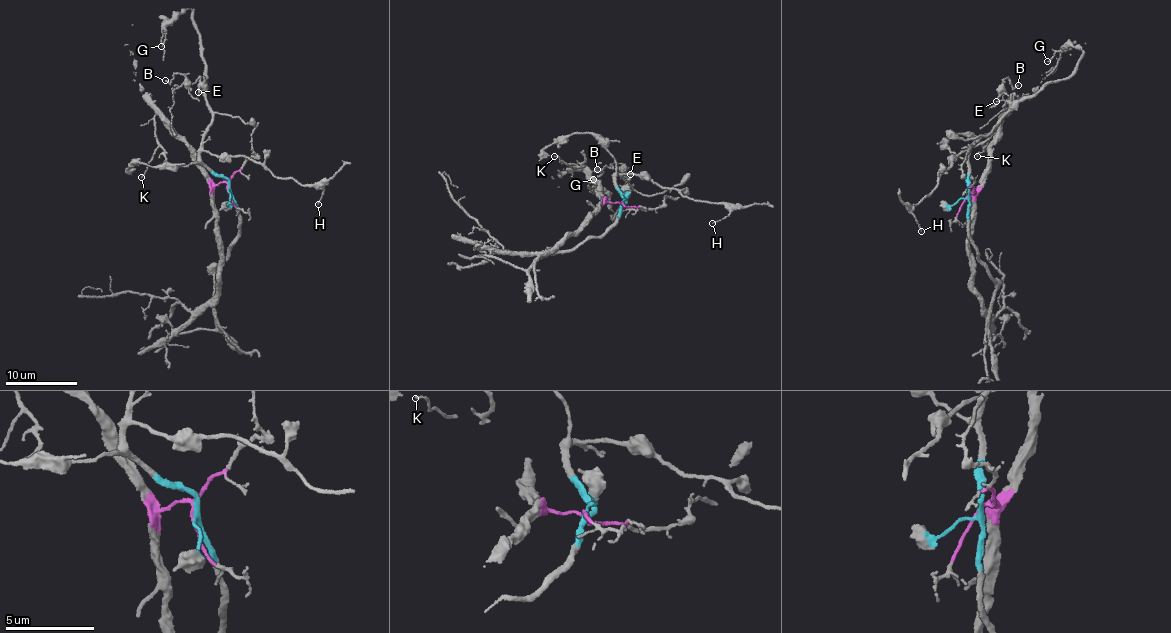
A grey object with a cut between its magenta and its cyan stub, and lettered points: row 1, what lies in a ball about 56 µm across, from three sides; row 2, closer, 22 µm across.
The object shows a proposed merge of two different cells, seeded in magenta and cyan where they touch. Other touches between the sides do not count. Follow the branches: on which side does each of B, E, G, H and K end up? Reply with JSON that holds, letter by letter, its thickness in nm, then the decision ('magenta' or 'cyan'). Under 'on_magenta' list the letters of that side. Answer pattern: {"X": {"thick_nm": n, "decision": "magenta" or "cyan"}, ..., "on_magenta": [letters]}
{"B": {"thick_nm": 120, "decision": "cyan"}, "E": {"thick_nm": 110, "decision": "cyan"}, "G": {"thick_nm": 110, "decision": "cyan"}, "H": {"thick_nm": 100, "decision": "cyan"}, "K": {"thick_nm": 110, "decision": "magenta"}, "on_magenta": ["K"]}

